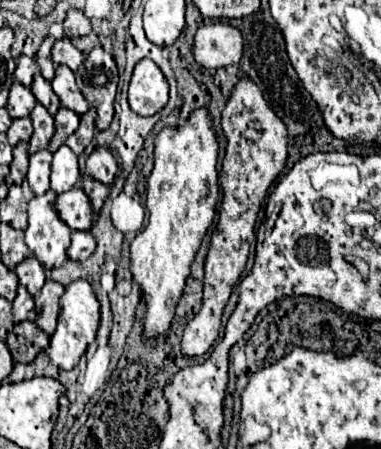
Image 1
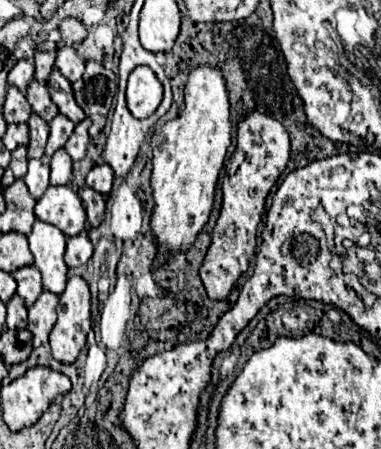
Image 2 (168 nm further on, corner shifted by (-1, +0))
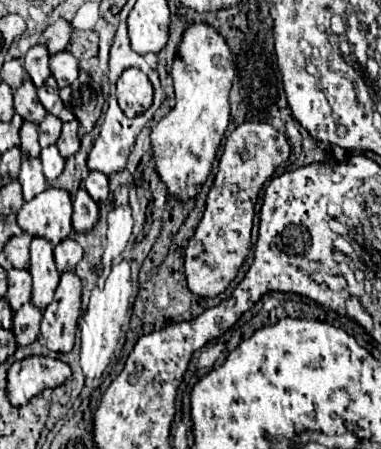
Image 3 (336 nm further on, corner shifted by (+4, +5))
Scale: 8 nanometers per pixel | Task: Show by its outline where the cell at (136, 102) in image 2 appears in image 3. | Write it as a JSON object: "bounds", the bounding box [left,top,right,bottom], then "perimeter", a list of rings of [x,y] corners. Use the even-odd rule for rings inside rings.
{"bounds":[116,69,152,117],"perimeter":[[[126,69],[116,83],[118,105],[126,117],[142,115],[152,105],[152,83],[138,69]]]}

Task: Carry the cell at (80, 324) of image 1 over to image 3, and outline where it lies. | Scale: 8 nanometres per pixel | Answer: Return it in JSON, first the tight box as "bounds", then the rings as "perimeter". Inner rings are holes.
{"bounds":[42,273,82,353],"perimeter":[[[64,273],[56,289],[54,301],[42,315],[42,341],[50,351],[68,353],[74,347],[76,321],[80,317],[82,283],[74,273]]]}

